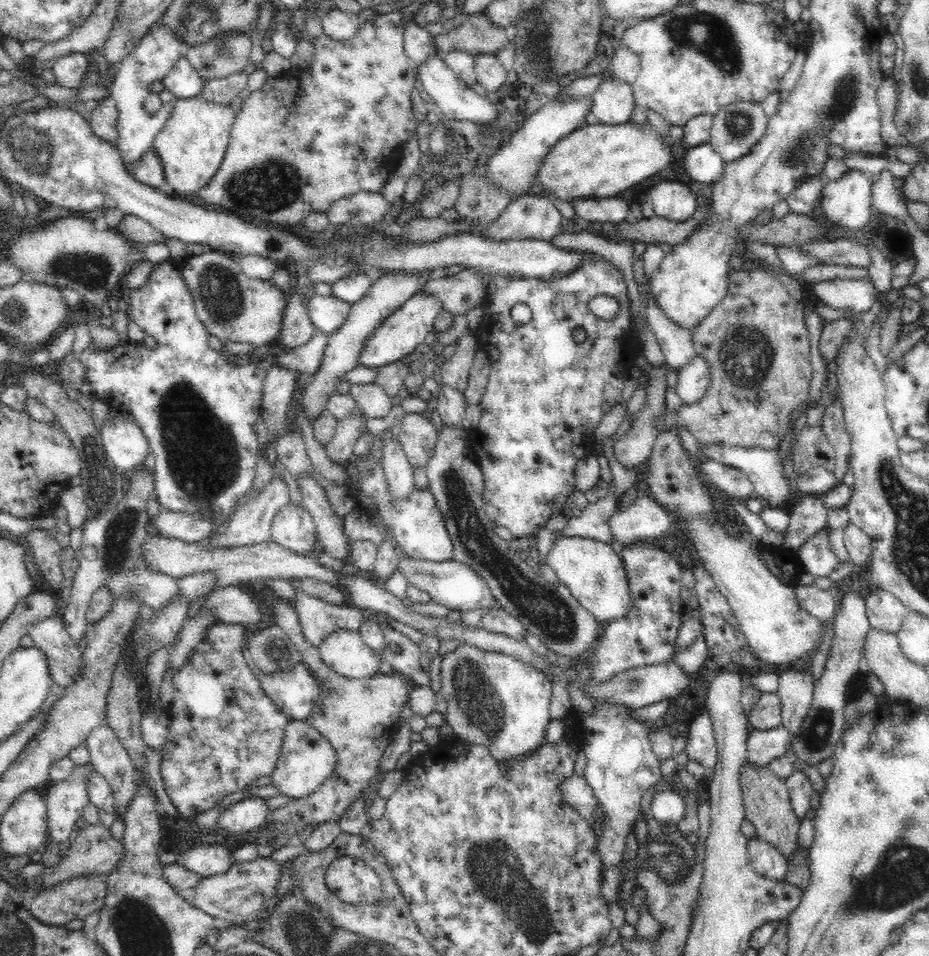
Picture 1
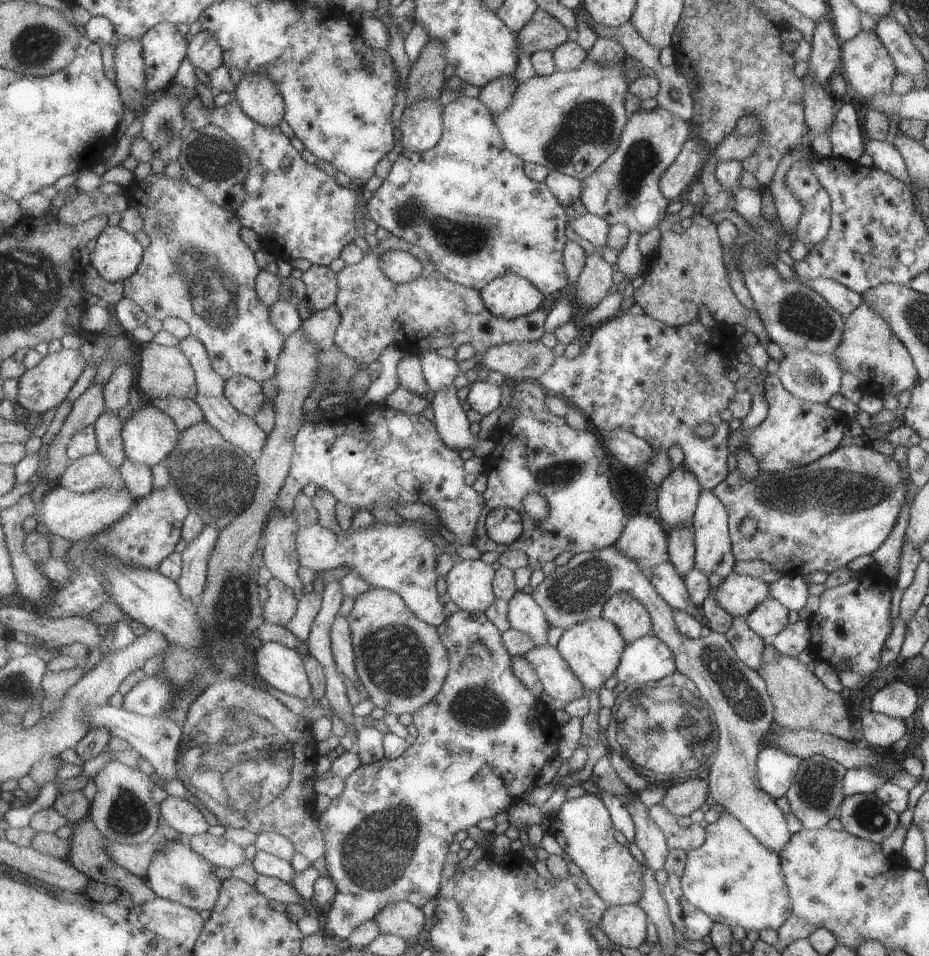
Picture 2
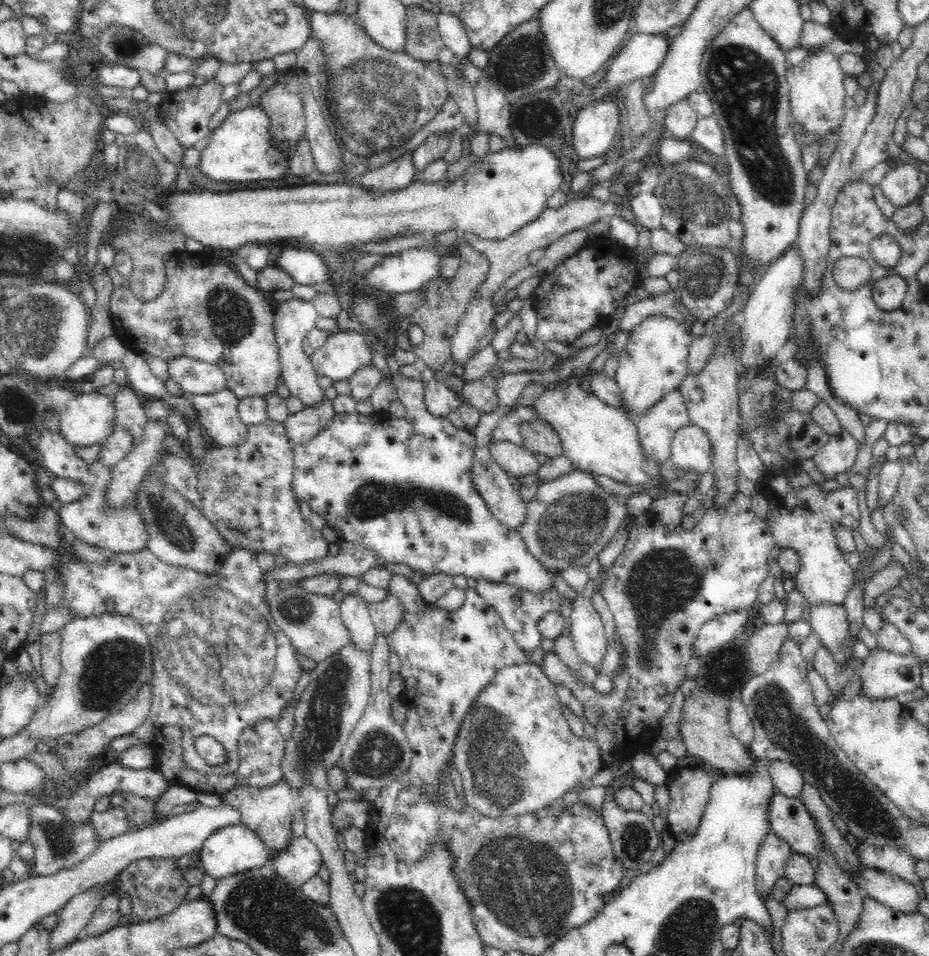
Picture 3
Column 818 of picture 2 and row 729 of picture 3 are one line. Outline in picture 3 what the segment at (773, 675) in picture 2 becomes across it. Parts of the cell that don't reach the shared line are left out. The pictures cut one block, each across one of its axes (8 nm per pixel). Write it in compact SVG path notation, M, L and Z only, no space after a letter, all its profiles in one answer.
M698 690L686 698L682 707L679 732L686 745L687 754L694 756L699 763L719 769L723 774L742 774L754 766L754 756L749 747L732 733L728 722L728 702L720 694L710 690Z

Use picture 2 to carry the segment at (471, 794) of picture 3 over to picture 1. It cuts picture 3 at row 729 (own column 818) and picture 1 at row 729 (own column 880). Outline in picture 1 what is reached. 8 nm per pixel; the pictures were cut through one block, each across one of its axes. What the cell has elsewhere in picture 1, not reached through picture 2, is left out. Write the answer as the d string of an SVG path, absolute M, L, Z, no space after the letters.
M464 644L443 656L440 673L442 673L440 692L447 704L445 724L452 726L455 736L486 747L490 755L500 763L533 753L540 745L546 743L546 725L551 719L549 715L551 682L532 666L527 666L521 660L518 661L501 652L483 651Z

